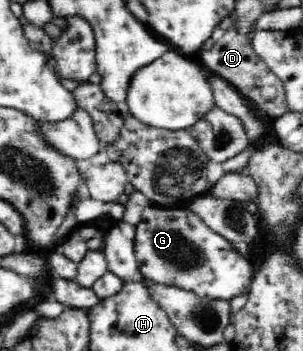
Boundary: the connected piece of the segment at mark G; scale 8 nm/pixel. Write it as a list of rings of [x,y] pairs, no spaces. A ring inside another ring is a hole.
[[[152,205],[145,208],[141,221],[136,225],[134,250],[140,275],[147,282],[177,287],[193,292],[197,297],[210,300],[231,301],[235,297],[248,295],[257,266],[249,256],[241,255],[228,239],[207,227],[206,223],[189,209],[189,205],[178,207]]]

